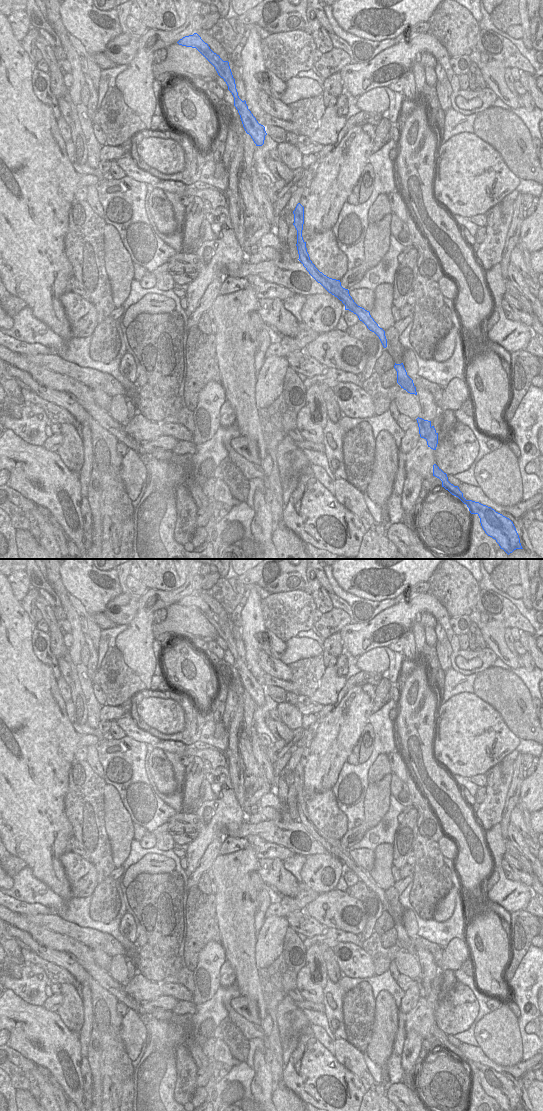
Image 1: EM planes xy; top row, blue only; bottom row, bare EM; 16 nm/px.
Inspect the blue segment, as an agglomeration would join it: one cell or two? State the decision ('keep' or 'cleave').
keep

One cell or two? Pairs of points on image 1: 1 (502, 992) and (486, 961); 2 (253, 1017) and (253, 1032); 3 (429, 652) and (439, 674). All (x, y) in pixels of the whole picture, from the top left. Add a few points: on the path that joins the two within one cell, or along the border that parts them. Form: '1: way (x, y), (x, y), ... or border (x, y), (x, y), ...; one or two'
1: way (494, 984), (489, 979), (489, 969); one
2: border (234, 1009), (249, 1021), (260, 1026); two
3: way (431, 657), (435, 669); one

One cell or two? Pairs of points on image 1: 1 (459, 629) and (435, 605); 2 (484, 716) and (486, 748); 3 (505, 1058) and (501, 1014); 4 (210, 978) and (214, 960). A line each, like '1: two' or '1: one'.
1: two
2: one
3: one
4: one

